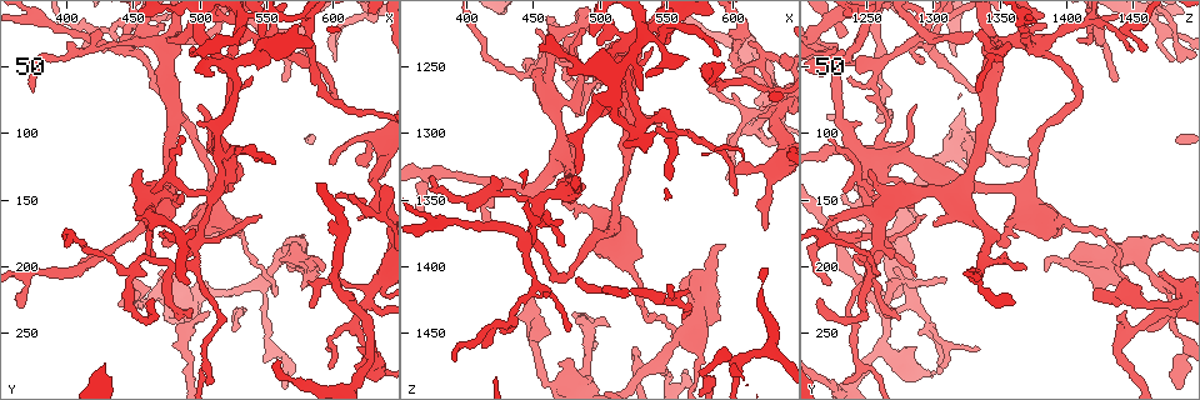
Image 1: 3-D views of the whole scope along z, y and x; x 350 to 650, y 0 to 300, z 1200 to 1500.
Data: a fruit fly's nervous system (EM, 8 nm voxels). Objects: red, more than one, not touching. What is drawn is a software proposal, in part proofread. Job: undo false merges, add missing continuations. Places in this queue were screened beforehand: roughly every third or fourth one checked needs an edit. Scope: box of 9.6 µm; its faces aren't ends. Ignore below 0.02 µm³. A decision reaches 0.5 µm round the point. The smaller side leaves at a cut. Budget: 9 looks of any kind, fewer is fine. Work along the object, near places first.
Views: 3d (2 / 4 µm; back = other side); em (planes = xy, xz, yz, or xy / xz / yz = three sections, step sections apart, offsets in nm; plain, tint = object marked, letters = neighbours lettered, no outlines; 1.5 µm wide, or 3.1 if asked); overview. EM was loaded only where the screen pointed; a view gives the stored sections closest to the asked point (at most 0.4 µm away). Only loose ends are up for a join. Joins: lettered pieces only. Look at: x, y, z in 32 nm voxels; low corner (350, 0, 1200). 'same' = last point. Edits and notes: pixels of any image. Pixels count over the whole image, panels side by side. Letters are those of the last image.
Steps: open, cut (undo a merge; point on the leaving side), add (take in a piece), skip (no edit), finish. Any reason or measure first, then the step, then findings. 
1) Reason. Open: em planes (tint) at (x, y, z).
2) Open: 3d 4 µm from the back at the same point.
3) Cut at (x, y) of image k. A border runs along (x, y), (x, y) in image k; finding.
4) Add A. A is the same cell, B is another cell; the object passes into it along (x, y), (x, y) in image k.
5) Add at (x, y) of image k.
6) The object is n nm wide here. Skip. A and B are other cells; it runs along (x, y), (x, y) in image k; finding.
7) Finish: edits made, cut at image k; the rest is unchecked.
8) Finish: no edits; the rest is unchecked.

Tapers out. Open: em xy step 4 (letters) at (594, 262, 1334).

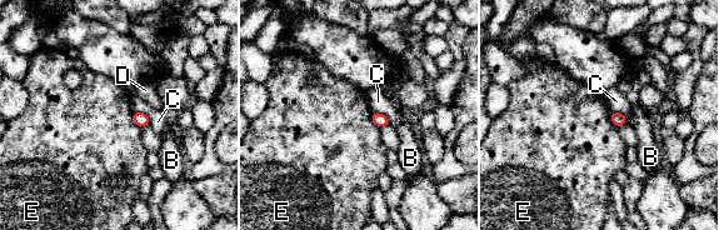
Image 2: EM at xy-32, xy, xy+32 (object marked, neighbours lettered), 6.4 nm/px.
Open: em planes (letters) at the same point.

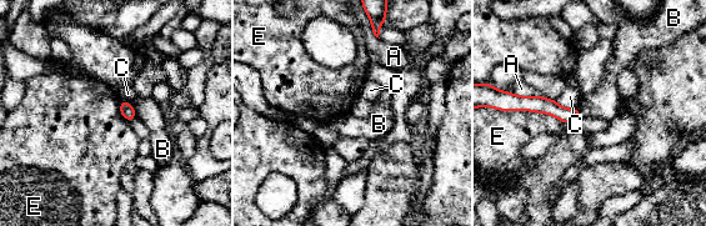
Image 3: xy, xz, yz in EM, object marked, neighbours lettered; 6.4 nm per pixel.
Skip. A, B, C and E are other cells; it runs along (521, 103), (576, 115) in image 3; no lettered piece goes on from it.

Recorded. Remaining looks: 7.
Sharp bend. Open: em xy step 8 (letters) at (512, 146, 1248).

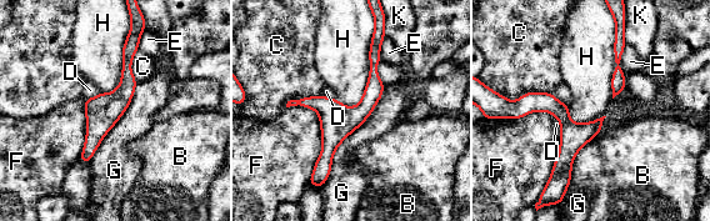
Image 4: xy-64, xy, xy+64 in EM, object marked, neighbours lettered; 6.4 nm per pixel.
The object is 220 nm wide here. Skip. B, C, D, E, F, G, H and K are other cells; it runs along (378, 41), (373, 94), (331, 139), (323, 177) in image 4; one neuron here.

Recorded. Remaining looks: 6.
Tapers out. Open: em planes (letters) at (546, 162, 1296).

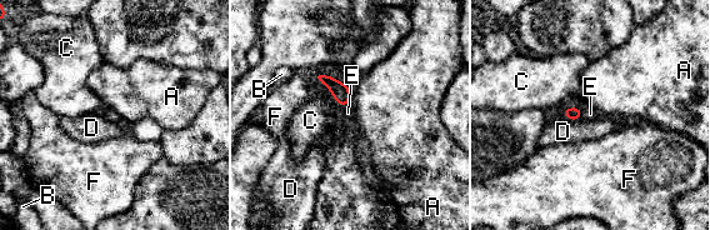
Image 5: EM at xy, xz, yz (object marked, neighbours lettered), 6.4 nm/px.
The longest contact is with C, 200 nm. Add at (348, 113) of image 5. E is the same cell, A, B, C, D and F are other cells; the neuron continues.

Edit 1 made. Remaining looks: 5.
Free end. Open: 3d 2 µm at (612, 146, 1230).

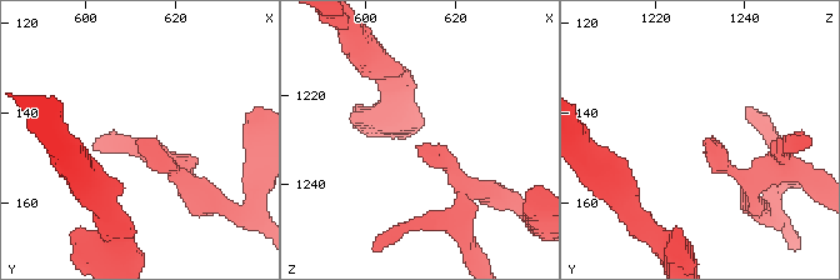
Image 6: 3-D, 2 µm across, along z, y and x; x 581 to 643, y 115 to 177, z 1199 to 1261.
Open: em planes (letters) at (612, 146, 1231).

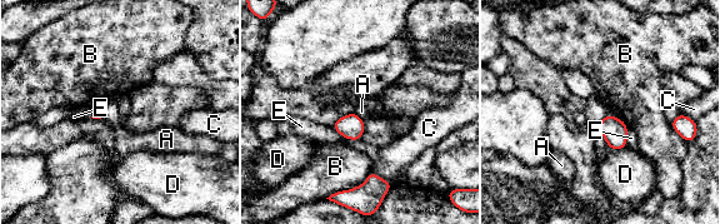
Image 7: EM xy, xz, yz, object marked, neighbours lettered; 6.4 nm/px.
Skip. A, B, C, D and E are other cells; none of them fits.

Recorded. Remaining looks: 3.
Finish: edits made, add at image 5; the rest is unchecked.

